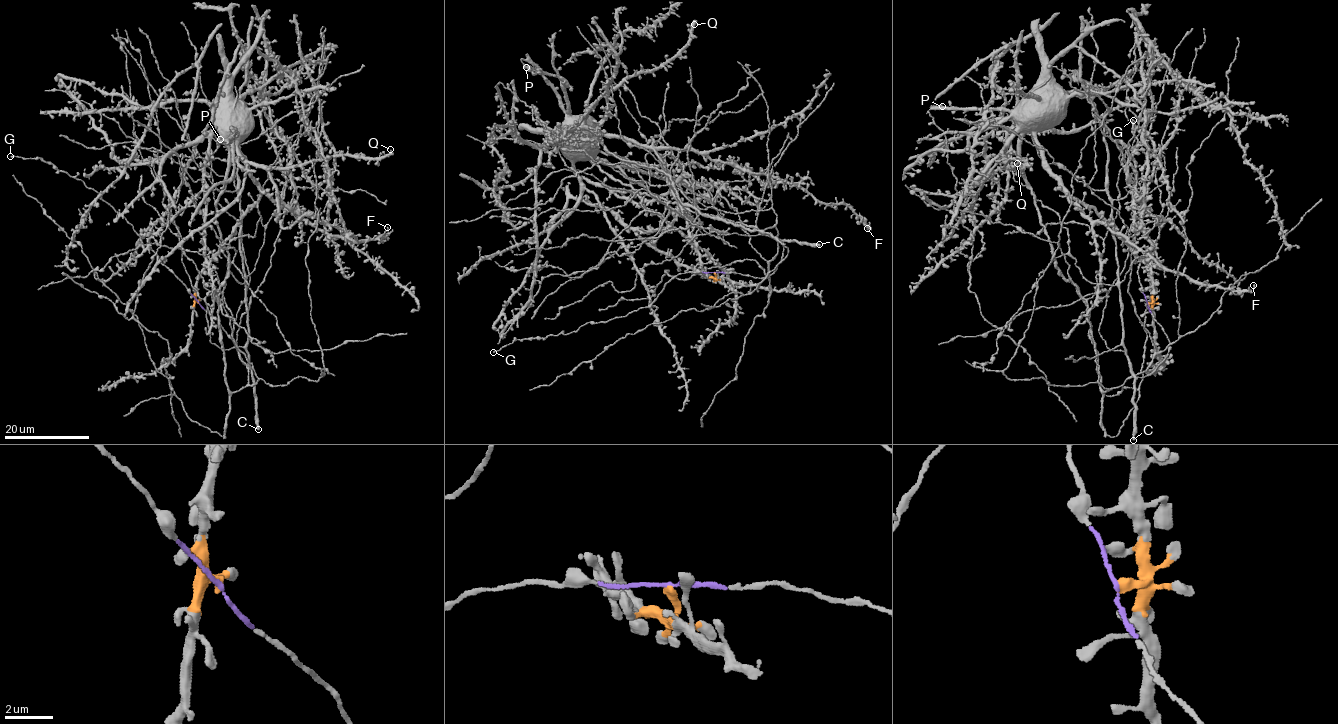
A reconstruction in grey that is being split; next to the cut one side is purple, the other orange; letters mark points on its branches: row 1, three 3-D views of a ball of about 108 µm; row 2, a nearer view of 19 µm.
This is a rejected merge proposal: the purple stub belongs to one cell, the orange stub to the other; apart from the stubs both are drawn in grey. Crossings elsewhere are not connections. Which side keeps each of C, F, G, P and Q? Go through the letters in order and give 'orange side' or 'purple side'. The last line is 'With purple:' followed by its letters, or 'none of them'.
C: purple side
F: orange side
G: purple side
P: orange side
Q: orange side
With purple: C, G

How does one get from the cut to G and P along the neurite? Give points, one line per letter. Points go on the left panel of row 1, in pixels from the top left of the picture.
G: (198, 301), (140, 241), (133, 226), (98, 193), (38, 157), (10, 156)
P: (198, 301), (196, 276), (262, 191), (230, 129), (236, 131), (220, 138)

